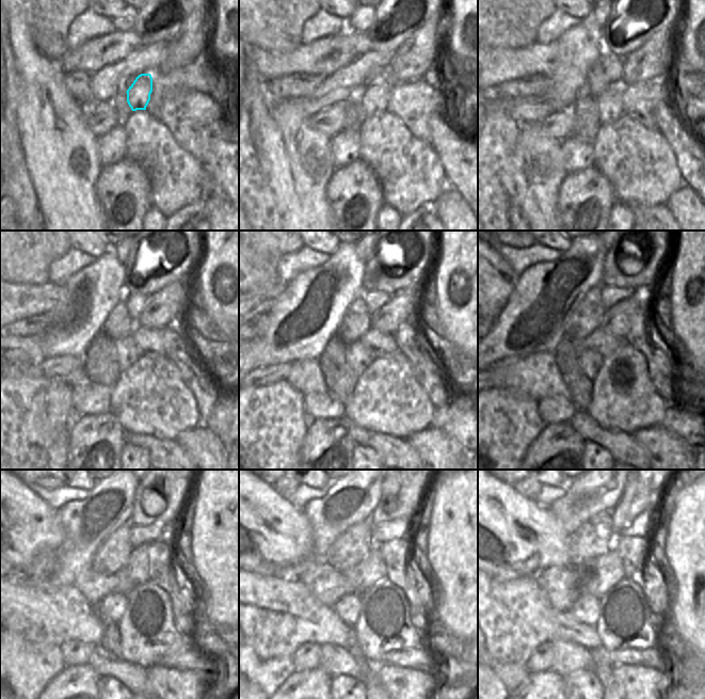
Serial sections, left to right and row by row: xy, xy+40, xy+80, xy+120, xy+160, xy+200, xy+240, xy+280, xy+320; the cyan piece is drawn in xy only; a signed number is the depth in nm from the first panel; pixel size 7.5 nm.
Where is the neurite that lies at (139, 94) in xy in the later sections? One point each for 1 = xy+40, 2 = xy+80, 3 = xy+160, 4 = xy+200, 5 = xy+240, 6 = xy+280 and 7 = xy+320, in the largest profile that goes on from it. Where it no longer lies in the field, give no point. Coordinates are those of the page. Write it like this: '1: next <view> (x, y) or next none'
1: next xy+40 (375, 97)
2: next xy+80 (610, 107)
3: next xy+160 (359, 355)
4: next xy+200 (590, 361)
5: next xy+240 (112, 606)
6: next xy+280 (347, 608)
7: next xy+320 (587, 608)

